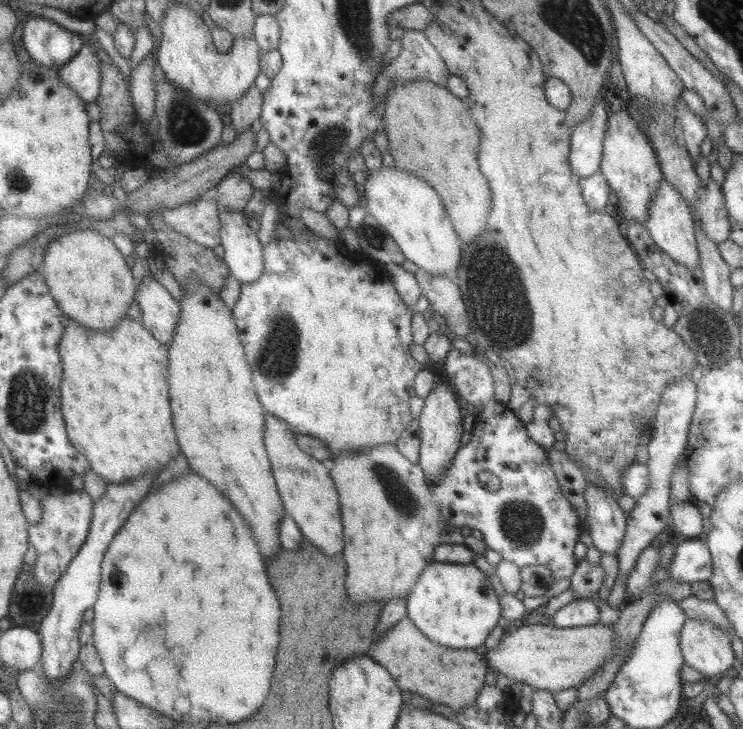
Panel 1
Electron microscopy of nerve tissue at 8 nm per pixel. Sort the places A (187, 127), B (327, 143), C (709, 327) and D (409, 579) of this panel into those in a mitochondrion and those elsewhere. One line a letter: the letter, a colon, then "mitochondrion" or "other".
A: mitochondrion
B: mitochondrion
C: mitochondrion
D: other

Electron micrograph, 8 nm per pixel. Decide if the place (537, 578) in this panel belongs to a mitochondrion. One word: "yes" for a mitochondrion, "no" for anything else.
yes

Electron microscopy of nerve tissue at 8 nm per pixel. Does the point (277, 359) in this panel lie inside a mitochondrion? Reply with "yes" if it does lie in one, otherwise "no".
yes

